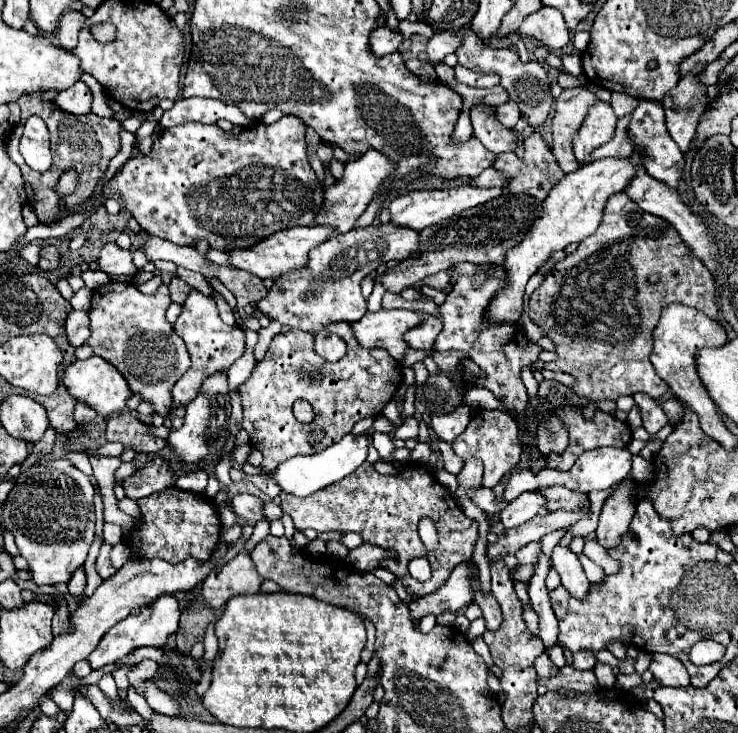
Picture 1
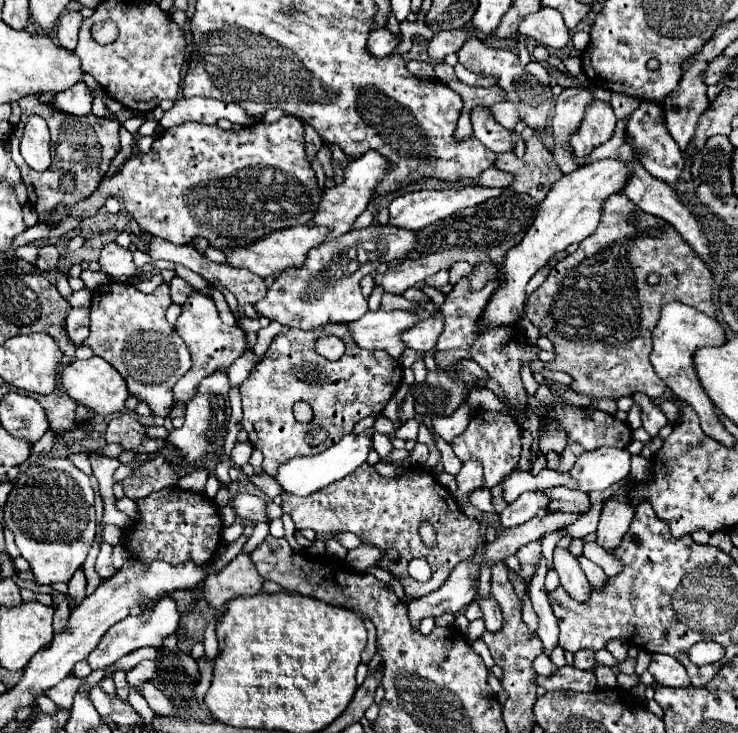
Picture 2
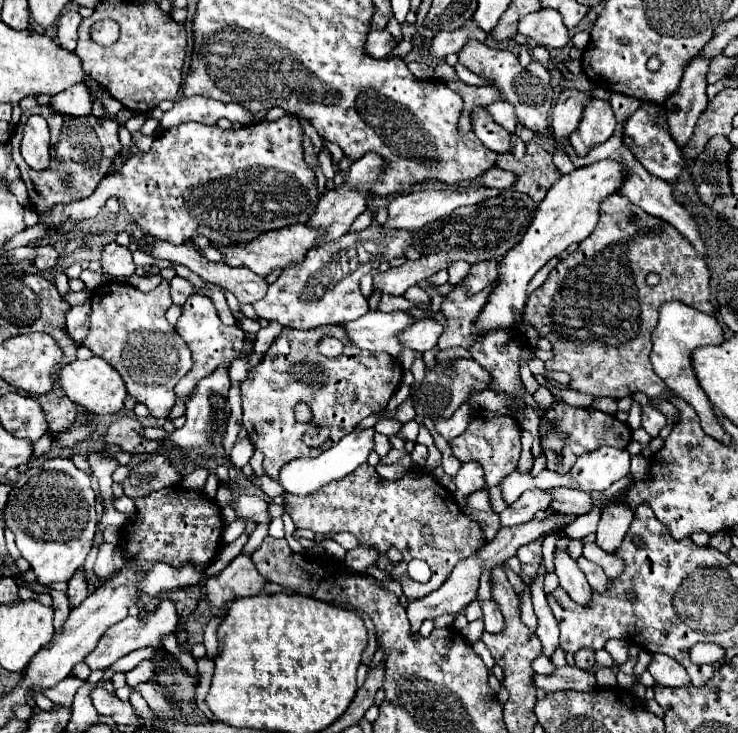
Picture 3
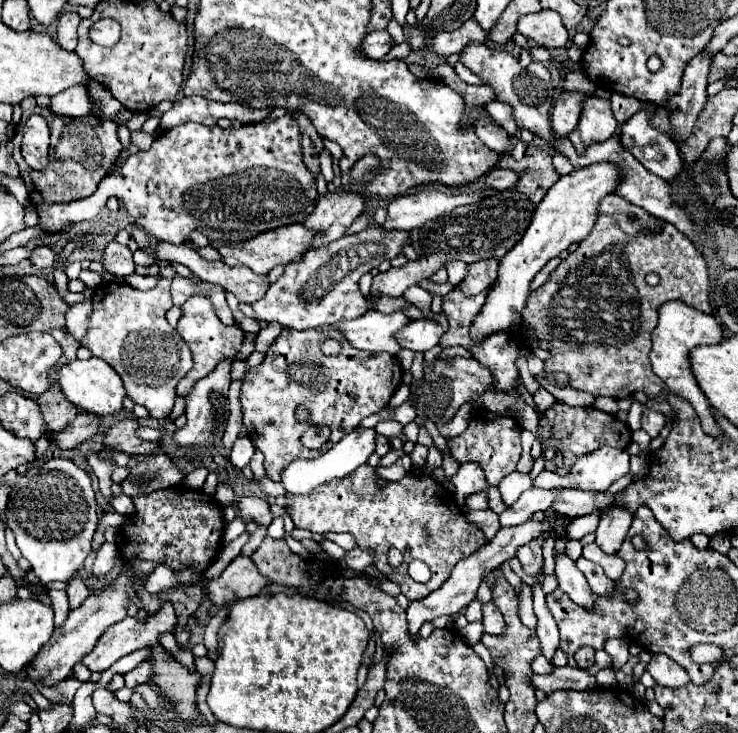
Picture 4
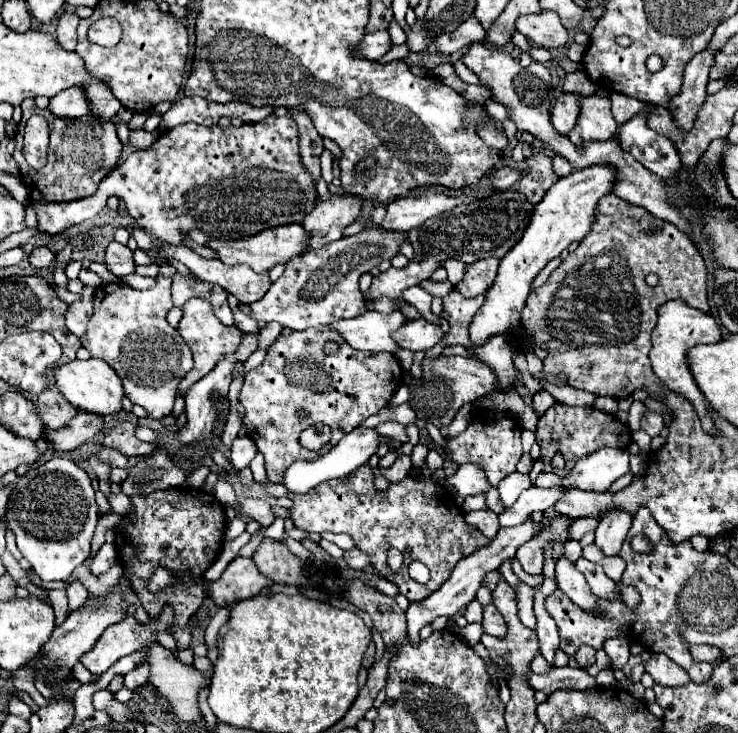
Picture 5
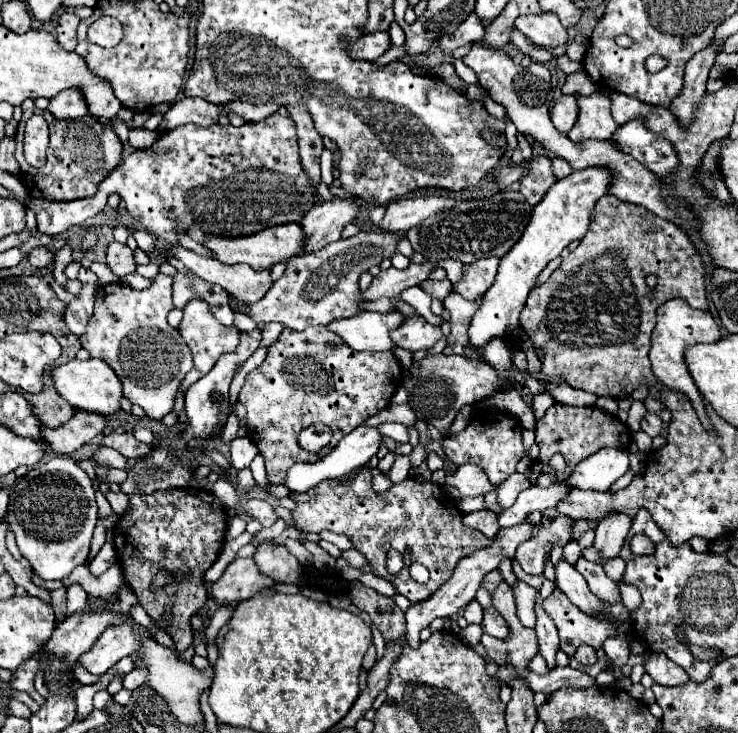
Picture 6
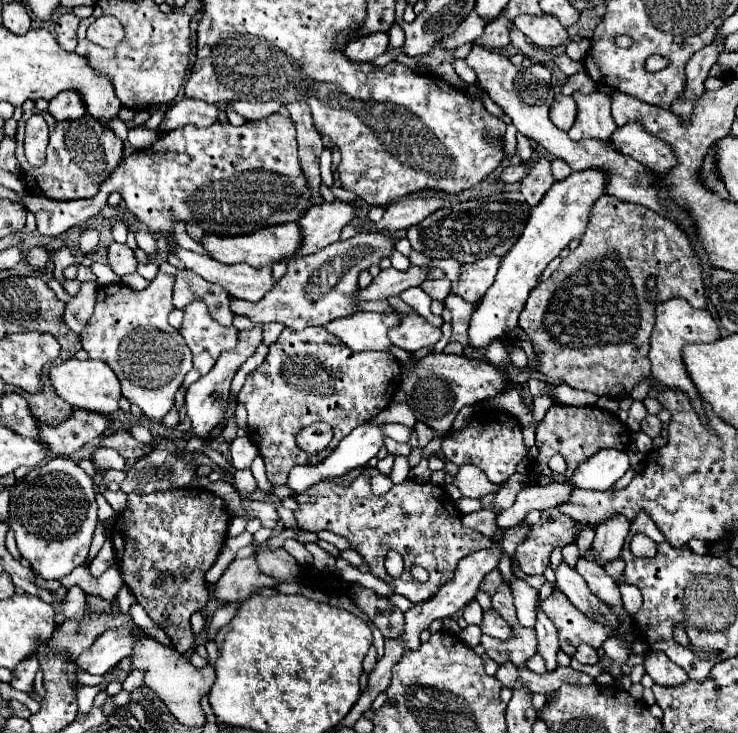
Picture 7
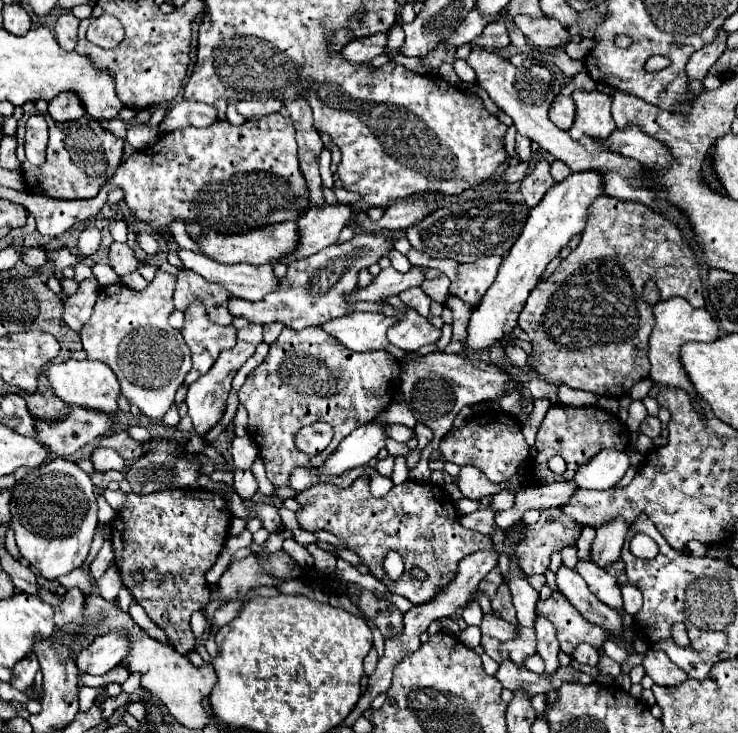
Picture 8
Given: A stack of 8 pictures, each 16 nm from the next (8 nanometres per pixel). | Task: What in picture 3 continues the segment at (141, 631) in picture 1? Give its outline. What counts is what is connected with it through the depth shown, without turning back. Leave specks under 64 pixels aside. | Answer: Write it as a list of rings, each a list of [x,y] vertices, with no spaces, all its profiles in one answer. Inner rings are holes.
[[[170,600],[160,602],[160,606],[156,608],[156,612],[146,612],[144,618],[138,616],[128,616],[122,622],[114,624],[112,628],[108,628],[108,632],[104,632],[104,636],[100,638],[100,642],[96,644],[96,648],[84,658],[84,662],[88,664],[90,670],[106,670],[110,668],[118,658],[138,650],[138,648],[146,648],[146,646],[160,646],[160,640],[164,634],[174,632],[178,626],[178,614],[176,608]]]

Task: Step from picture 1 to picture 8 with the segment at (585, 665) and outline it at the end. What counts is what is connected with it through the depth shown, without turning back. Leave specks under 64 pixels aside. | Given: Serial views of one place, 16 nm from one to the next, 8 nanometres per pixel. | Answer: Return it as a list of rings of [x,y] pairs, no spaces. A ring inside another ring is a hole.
[[[578,644],[572,658],[580,664],[588,664],[588,666],[596,666],[598,664],[598,648],[592,648],[590,644]]]

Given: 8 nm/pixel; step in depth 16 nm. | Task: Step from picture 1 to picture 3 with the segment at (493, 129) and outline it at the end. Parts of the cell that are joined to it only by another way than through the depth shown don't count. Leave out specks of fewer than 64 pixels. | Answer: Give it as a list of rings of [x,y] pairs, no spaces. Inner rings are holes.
[[[478,108],[474,116],[474,134],[494,152],[508,152],[512,148],[512,136],[494,122],[486,108]]]

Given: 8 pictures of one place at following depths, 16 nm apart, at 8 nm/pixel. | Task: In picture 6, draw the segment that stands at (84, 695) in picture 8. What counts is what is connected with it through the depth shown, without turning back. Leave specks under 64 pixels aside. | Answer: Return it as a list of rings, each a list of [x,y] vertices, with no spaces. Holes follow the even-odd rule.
[[[98,684],[96,686],[80,686],[78,690],[76,690],[76,704],[78,704],[78,716],[88,716],[90,712],[92,712],[92,698],[94,698],[94,694],[98,692],[100,688],[98,688]]]

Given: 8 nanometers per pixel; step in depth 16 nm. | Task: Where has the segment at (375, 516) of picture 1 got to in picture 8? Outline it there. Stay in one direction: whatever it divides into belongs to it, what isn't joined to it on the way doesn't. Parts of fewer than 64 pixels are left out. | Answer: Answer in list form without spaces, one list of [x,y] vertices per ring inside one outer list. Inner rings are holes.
[[[360,476],[350,488],[338,488],[332,484],[316,484],[296,496],[302,504],[302,510],[296,512],[298,522],[304,530],[316,532],[326,530],[340,540],[346,548],[356,552],[370,574],[388,586],[392,592],[408,598],[412,604],[426,604],[452,582],[456,576],[458,562],[478,550],[492,548],[492,540],[486,534],[466,530],[458,522],[458,510],[454,500],[434,484],[406,480],[400,486],[394,486],[386,496],[374,498],[370,494],[368,476]],[[388,550],[394,550],[404,560],[404,574],[400,580],[390,582],[382,562]],[[420,568],[426,572],[426,580],[414,578],[412,570]]]

